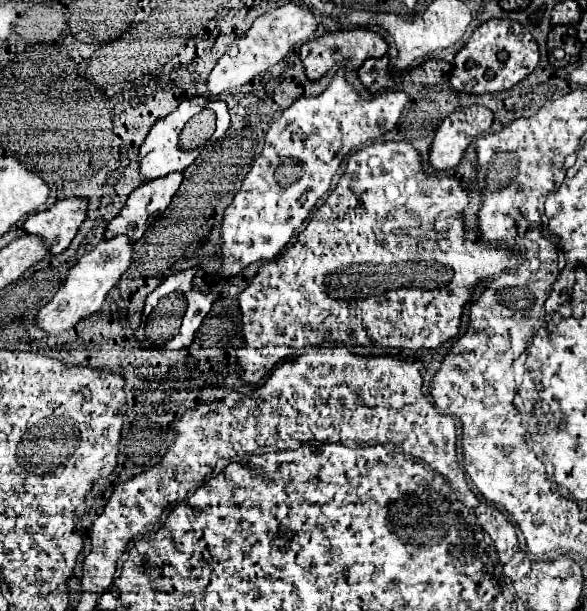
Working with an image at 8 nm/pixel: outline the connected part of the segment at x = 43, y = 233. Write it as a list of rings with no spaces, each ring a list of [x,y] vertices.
[[[73,197],[57,201],[53,207],[31,215],[23,225],[23,231],[27,235],[37,235],[49,249],[49,255],[59,255],[69,247],[83,219],[85,199]]]

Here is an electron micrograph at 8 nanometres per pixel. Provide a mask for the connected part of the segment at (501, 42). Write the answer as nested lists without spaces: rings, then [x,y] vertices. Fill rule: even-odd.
[[[491,19],[477,27],[467,45],[455,55],[449,81],[457,91],[473,95],[507,91],[527,77],[537,67],[537,63],[539,47],[533,41],[533,35],[521,23],[509,19]]]

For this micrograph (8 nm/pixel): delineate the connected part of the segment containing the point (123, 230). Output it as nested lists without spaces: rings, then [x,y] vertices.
[[[171,173],[139,185],[129,195],[121,213],[113,221],[109,221],[105,229],[105,239],[127,235],[131,241],[137,241],[147,231],[151,221],[167,209],[181,179],[181,173]]]

